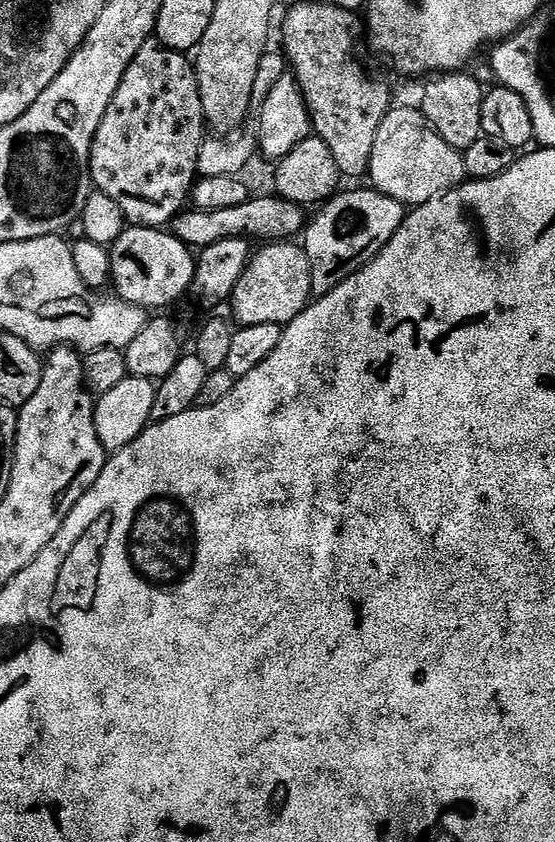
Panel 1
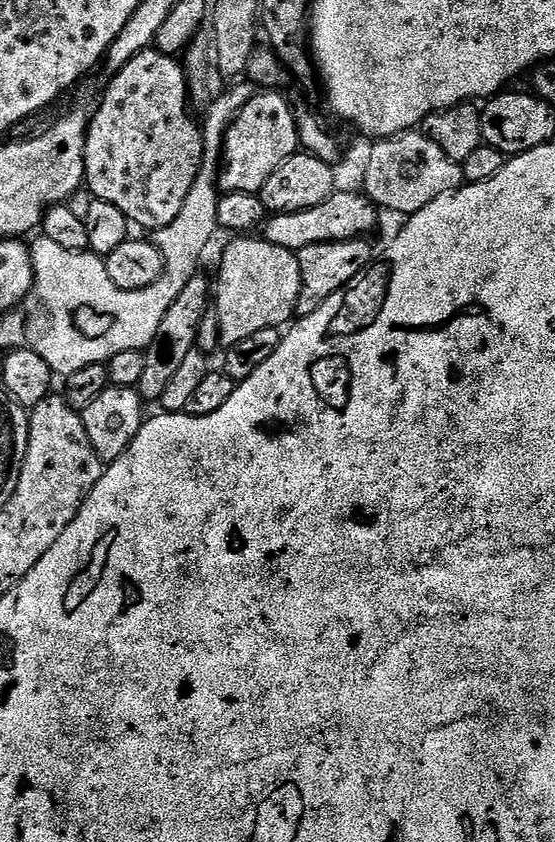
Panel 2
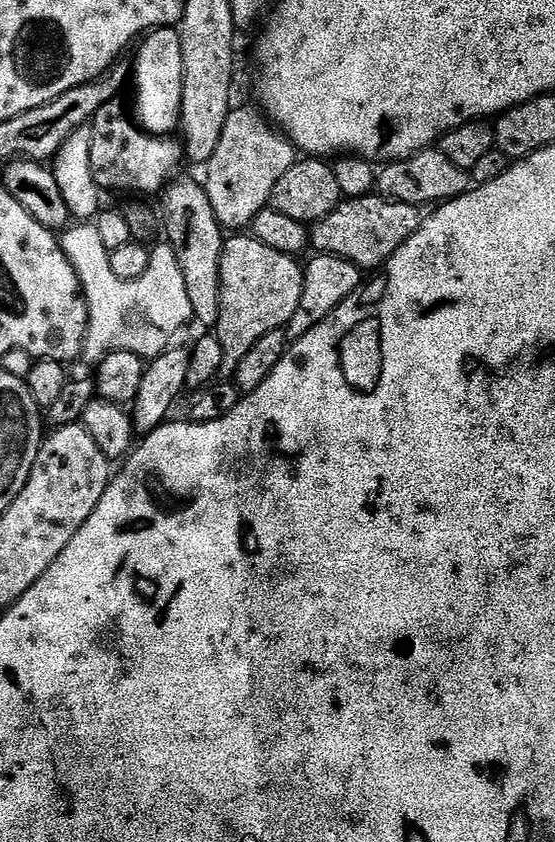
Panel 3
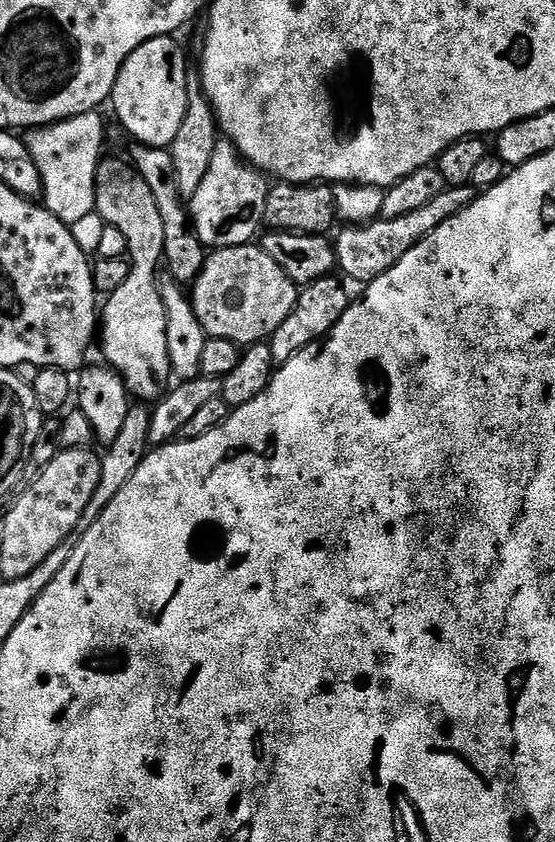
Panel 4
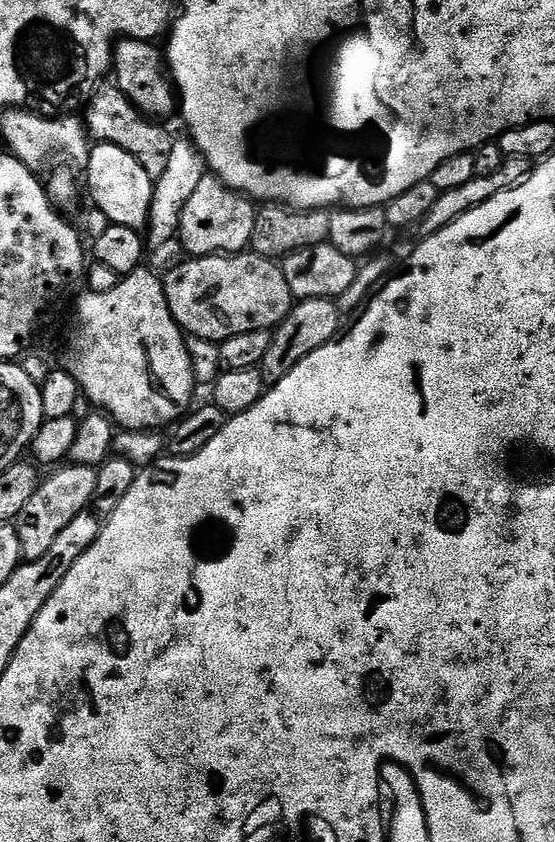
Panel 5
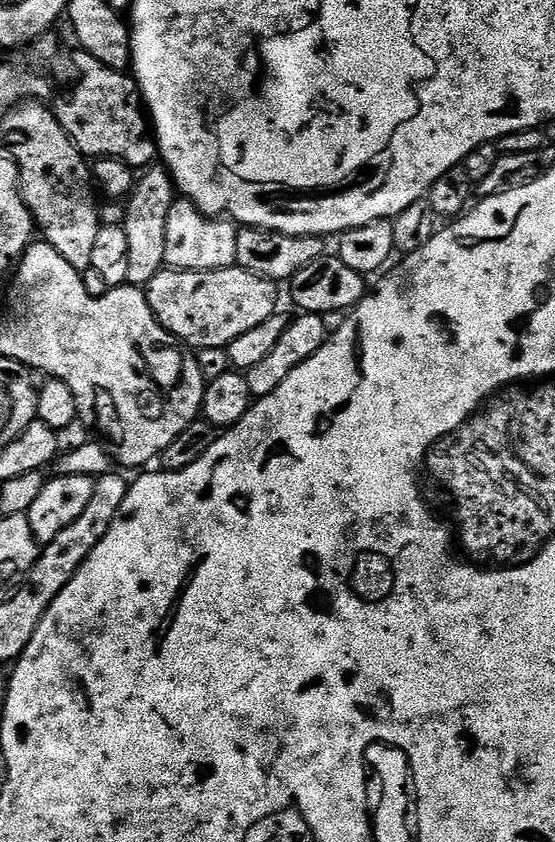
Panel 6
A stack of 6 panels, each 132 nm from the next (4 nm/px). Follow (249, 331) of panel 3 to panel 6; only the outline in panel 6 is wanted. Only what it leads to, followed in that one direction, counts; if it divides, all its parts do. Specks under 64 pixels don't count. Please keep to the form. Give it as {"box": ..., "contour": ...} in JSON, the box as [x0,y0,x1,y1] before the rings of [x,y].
{"box":[146,267,277,330],"contour":[[[165,267],[152,281],[146,285],[146,295],[150,302],[150,310],[154,310],[156,320],[160,325],[169,330],[180,330],[176,328],[232,328],[231,330],[243,330],[259,326],[262,322],[266,322],[266,318],[277,315],[276,308],[276,288],[277,285],[271,280],[262,278],[258,274],[252,274],[245,268],[223,268],[222,270],[206,270],[205,272],[178,272],[175,268]]]}

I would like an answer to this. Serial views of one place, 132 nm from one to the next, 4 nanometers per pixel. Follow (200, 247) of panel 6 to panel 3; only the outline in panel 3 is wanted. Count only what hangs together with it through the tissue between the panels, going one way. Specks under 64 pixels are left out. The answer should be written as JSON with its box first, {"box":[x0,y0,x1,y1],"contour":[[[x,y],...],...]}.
{"box":[202,107,298,229],"contour":[[[233,107],[226,118],[226,126],[222,126],[222,139],[214,149],[214,158],[207,162],[208,173],[202,176],[208,201],[221,228],[247,229],[253,218],[269,207],[278,178],[282,178],[297,159],[298,149],[283,132],[273,127],[259,107]]]}

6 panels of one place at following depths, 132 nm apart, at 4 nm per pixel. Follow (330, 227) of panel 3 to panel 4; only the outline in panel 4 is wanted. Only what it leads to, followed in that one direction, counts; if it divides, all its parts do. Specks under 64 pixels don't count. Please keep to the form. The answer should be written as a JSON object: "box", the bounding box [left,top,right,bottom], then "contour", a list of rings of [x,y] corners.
{"box":[334,186,477,286],"contour":[[[448,186],[442,194],[438,194],[438,198],[426,202],[426,206],[421,206],[419,210],[410,210],[410,214],[402,214],[402,218],[381,218],[371,220],[368,224],[341,227],[334,236],[339,271],[349,281],[357,280],[360,286],[371,284],[373,280],[386,274],[390,266],[399,262],[406,250],[422,242],[422,238],[426,238],[435,228],[442,226],[442,222],[454,218],[454,214],[470,206],[477,195],[477,189],[471,186]]]}

